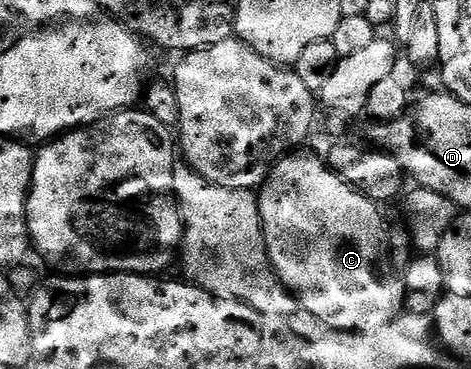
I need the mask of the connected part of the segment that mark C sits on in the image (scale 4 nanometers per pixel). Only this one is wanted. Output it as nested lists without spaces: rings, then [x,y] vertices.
[[[296,150],[283,157],[278,164],[272,168],[271,173],[267,175],[267,181],[263,183],[262,188],[258,189],[259,213],[263,223],[263,237],[267,243],[267,253],[271,259],[271,265],[275,268],[279,280],[291,293],[299,299],[299,305],[313,318],[325,322],[325,326],[336,328],[342,332],[372,332],[381,326],[391,324],[404,311],[407,303],[407,288],[403,284],[403,277],[396,272],[394,264],[389,259],[389,224],[383,221],[383,216],[379,213],[380,205],[368,196],[358,191],[349,182],[345,182],[339,175],[331,171],[328,161],[319,156],[314,156],[307,150]]]

